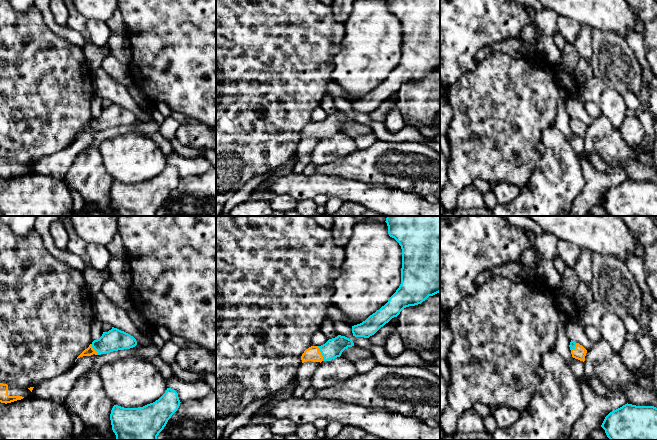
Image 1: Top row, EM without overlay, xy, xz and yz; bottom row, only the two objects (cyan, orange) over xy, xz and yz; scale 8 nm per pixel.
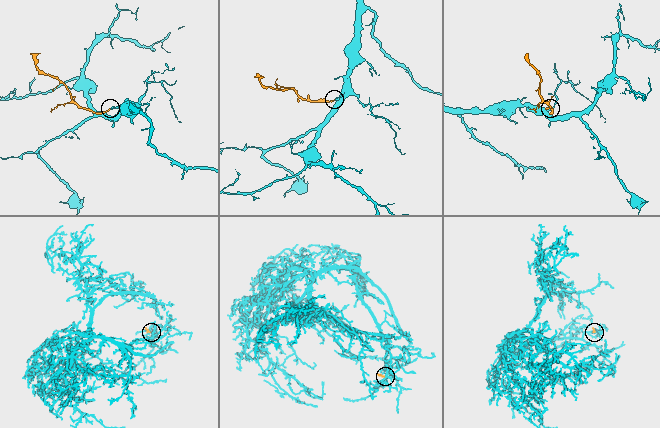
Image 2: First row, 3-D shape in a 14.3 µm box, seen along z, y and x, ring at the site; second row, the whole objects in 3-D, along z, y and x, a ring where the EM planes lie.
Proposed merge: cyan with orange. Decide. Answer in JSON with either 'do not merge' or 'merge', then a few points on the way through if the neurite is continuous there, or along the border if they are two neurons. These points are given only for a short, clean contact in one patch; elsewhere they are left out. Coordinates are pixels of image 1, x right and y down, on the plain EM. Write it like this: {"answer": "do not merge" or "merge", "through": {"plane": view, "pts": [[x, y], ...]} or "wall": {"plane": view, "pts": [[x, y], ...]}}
{"answer": "merge", "through": {"plane": "xz", "pts": [[333, 124], [321, 129], [312, 129]]}}

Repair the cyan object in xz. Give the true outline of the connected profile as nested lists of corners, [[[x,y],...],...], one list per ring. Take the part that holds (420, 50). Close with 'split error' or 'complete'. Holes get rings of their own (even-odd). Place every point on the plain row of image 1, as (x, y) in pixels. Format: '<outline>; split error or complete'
[[[387,0],[388,10],[402,25],[401,60],[388,78],[365,97],[352,102],[355,113],[369,114],[409,82],[440,68],[440,0]]]; complete

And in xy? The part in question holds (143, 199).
[[[167,164],[158,176],[143,183],[114,181],[110,196],[116,216],[157,216],[180,179],[178,169]]]; complete

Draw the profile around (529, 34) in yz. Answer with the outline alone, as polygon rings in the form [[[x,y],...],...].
[[[536,24],[524,27],[520,34],[520,40],[524,43],[537,43],[538,37],[542,36],[541,29]]]

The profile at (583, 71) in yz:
[[[580,57],[573,72],[582,84],[593,77],[591,62],[583,57]]]

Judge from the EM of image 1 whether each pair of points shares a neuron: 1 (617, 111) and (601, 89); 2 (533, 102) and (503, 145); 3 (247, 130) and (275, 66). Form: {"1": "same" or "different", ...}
{"1": "same", "2": "same", "3": "same"}

